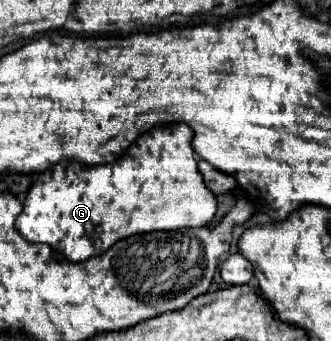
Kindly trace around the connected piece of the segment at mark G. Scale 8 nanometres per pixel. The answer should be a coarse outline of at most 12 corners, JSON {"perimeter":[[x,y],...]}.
{"perimeter":[[182,122],[112,164],[36,174],[16,220],[70,262],[208,226]]}

